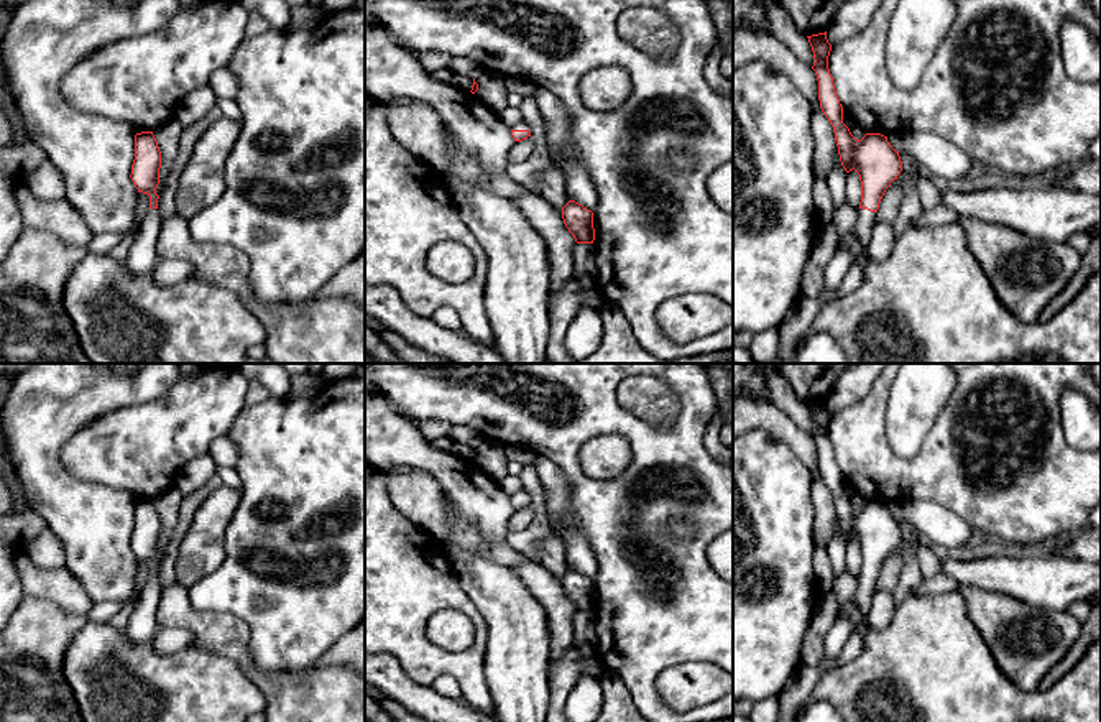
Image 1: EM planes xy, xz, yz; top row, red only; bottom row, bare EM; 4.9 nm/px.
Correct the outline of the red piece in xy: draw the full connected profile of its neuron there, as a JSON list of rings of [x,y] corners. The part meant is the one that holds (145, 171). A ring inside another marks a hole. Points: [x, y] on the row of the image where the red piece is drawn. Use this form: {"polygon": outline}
{"polygon": [[[153,132],[135,135],[135,160],[131,181],[138,192],[150,196],[150,211],[145,215],[143,229],[135,238],[128,257],[123,260],[133,276],[145,276],[153,271],[156,261],[156,242],[161,229],[156,187],[159,184],[161,151]]]}

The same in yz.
{"polygon": [[[827,31],[807,38],[815,59],[812,69],[818,81],[820,109],[833,127],[841,166],[846,173],[855,169],[859,174],[861,202],[855,232],[858,234],[861,252],[855,257],[855,261],[866,266],[869,261],[868,245],[879,202],[891,183],[901,174],[902,161],[887,137],[866,133],[861,140],[856,140],[851,135],[843,123],[843,107],[828,69],[832,44],[827,39]]]}

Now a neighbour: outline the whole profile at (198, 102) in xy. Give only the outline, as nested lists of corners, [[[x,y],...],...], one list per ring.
[[[207,84],[191,90],[176,109],[174,117],[186,128],[202,118],[215,105],[217,97]]]

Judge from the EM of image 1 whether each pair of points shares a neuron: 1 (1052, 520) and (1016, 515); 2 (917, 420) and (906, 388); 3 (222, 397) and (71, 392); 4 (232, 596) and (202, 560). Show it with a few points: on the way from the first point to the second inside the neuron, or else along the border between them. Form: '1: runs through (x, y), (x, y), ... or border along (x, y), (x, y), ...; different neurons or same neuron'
1: runs through (1044, 515), (1024, 515); same neuron
2: runs through (914, 411), (914, 397); same neuron
3: border along (178, 380), (158, 397), (125, 408); different neurons
4: border along (224, 533), (224, 560), (188, 589); different neurons

